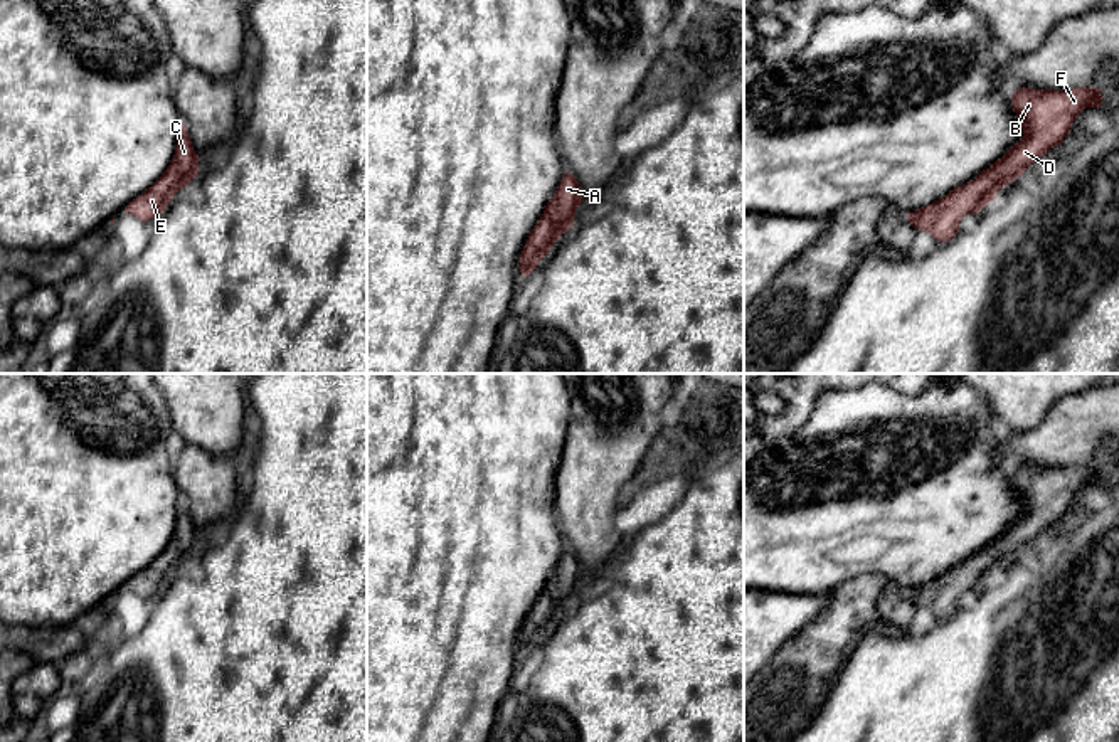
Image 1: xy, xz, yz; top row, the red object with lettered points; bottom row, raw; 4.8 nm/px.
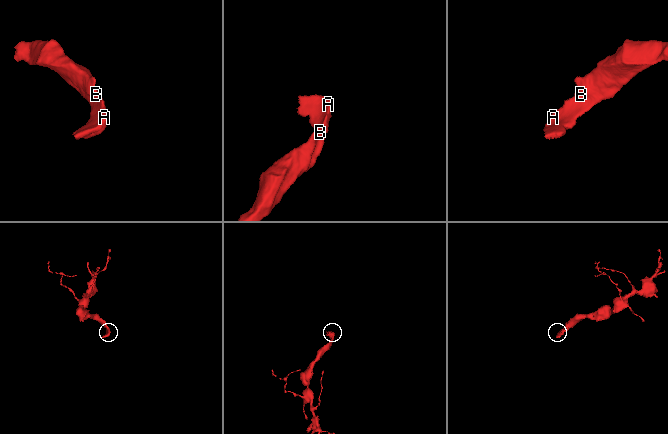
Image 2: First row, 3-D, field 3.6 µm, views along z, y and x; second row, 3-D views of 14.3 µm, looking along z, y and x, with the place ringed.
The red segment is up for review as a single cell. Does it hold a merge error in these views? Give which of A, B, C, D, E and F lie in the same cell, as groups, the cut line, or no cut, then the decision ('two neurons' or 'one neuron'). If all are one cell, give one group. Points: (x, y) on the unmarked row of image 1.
A B C D E F | no cut | one neuron

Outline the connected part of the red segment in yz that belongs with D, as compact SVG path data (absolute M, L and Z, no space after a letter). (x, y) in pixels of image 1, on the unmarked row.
M1097 463L1069 468L1016 466L1011 471L1011 483L1021 496L1021 517L974 557L907 591L907 597L939 619L951 617L964 592L978 591L991 580L1005 562L1021 554L1031 540L1062 520L1085 485L1100 485L1100 481L1102 471Z

